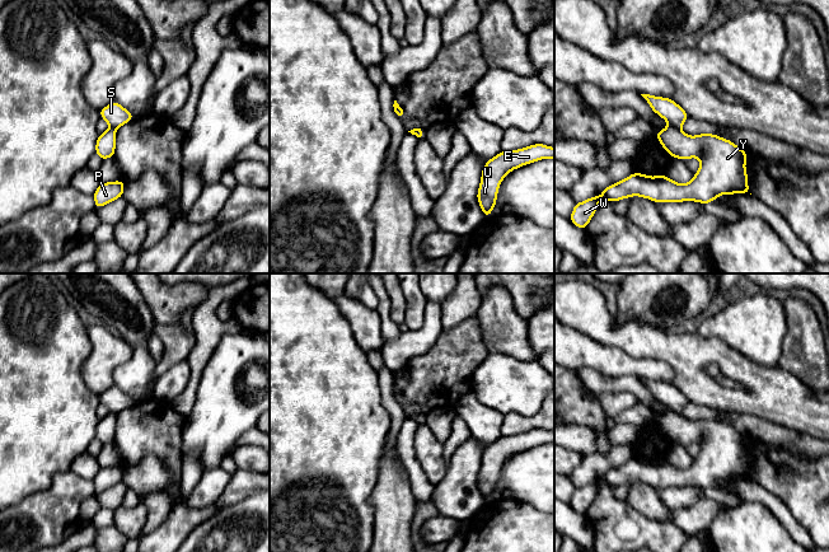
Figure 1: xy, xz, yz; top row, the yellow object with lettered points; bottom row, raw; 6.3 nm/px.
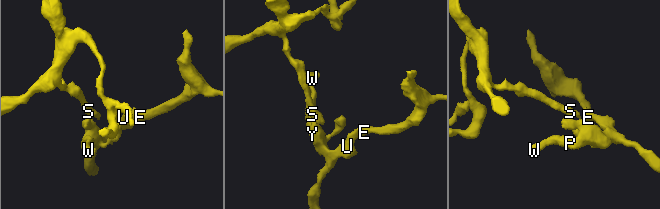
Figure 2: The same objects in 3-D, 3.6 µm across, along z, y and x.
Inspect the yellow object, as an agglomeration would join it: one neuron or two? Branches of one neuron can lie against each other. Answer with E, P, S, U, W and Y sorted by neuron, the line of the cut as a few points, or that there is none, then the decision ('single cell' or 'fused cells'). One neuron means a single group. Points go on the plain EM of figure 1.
groups E P U W Y / S; cut yz (669, 410), (679, 414); fused cells

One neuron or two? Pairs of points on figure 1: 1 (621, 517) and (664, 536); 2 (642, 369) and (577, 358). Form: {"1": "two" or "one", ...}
{"1": "one", "2": "one"}

